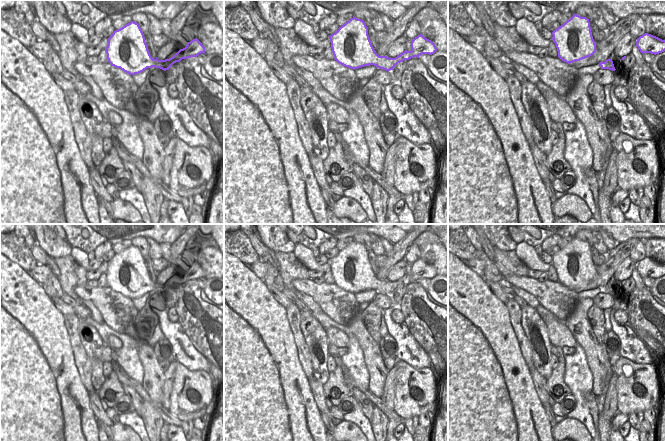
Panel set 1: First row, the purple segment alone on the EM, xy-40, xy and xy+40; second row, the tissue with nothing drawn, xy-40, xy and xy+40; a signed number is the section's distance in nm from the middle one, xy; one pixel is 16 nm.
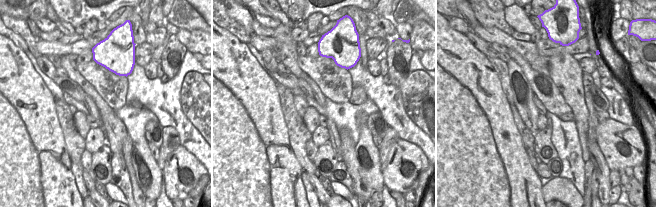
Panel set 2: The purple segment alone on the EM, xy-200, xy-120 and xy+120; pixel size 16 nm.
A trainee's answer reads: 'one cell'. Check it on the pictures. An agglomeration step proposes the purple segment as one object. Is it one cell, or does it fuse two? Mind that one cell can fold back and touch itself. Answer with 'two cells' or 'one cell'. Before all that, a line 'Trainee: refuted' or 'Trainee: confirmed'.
Trainee: confirmed
one cell

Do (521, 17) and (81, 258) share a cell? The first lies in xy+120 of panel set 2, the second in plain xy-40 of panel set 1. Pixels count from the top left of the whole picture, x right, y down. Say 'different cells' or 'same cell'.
same cell

